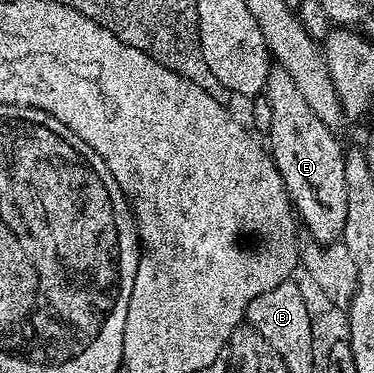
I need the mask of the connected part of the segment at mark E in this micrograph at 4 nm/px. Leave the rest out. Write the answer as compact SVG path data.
M278 65L270 69L265 80L263 96L271 104L271 128L267 131L267 149L281 173L296 217L309 229L314 242L328 244L344 235L347 224L347 176L345 150L337 143L338 135L311 112L298 86Z

